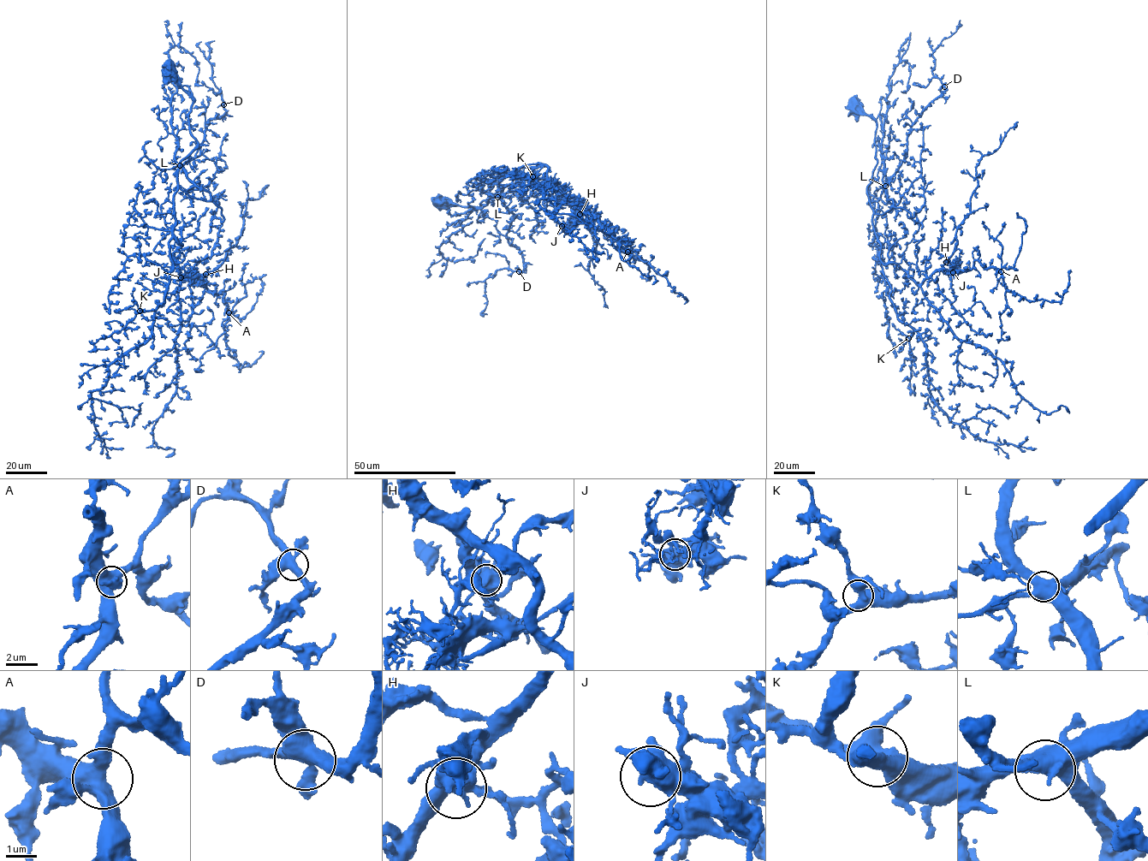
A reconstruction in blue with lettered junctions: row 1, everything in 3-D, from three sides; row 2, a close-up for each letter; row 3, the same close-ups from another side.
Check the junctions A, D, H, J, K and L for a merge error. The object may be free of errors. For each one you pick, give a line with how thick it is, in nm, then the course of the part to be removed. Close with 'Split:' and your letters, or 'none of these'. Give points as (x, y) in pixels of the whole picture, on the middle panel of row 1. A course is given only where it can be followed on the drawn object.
H: Thickness 550 nm. Course of the part to remove: (579, 214), (576, 219), (579, 221), (575, 215), (581, 203)
Split: H

